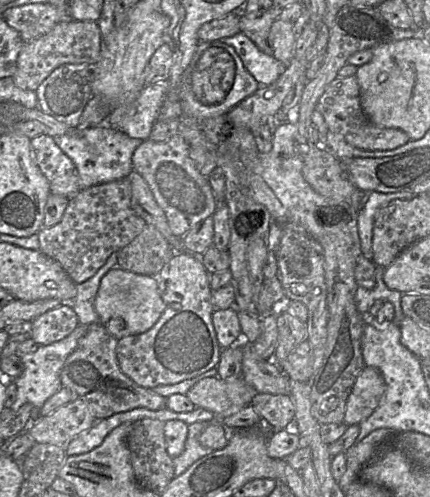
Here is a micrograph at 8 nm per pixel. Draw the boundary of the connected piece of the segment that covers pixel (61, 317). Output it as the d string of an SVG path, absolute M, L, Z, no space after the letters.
M61 304L36 317L28 327L30 337L40 346L45 346L64 339L78 325L73 307Z

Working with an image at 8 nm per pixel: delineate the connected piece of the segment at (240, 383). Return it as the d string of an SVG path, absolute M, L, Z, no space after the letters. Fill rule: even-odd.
M206 377L196 383L186 396L196 406L223 419L250 405L258 392L242 377L225 381L217 377Z

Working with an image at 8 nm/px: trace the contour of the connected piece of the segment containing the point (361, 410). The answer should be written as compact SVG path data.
M366 366L357 377L347 399L344 422L350 426L368 418L379 405L385 388L381 372Z

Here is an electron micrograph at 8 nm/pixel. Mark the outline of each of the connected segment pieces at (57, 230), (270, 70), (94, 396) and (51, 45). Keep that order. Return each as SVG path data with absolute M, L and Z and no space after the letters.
M127 178L80 190L70 199L58 224L43 227L37 233L40 251L57 261L75 284L89 280L112 253L131 243L146 226L145 220L132 209L131 196Z
M241 32L220 40L235 49L246 70L255 78L260 86L272 85L286 69L286 66L273 56L260 51Z
M102 324L88 325L88 330L78 340L77 347L66 358L61 372L62 387L71 390L74 398L80 398L86 403L95 422L134 408L159 410L166 407L165 397L137 385L121 371L116 354L117 342L118 339Z
M62 21L45 35L23 43L20 50L14 84L22 90L35 91L51 72L63 64L90 64L95 66L101 54L101 36L98 24L93 21Z

